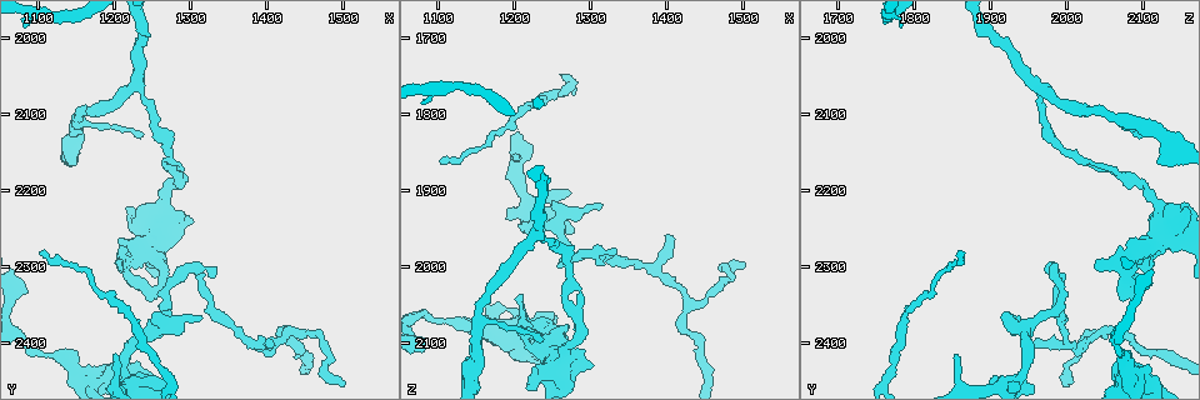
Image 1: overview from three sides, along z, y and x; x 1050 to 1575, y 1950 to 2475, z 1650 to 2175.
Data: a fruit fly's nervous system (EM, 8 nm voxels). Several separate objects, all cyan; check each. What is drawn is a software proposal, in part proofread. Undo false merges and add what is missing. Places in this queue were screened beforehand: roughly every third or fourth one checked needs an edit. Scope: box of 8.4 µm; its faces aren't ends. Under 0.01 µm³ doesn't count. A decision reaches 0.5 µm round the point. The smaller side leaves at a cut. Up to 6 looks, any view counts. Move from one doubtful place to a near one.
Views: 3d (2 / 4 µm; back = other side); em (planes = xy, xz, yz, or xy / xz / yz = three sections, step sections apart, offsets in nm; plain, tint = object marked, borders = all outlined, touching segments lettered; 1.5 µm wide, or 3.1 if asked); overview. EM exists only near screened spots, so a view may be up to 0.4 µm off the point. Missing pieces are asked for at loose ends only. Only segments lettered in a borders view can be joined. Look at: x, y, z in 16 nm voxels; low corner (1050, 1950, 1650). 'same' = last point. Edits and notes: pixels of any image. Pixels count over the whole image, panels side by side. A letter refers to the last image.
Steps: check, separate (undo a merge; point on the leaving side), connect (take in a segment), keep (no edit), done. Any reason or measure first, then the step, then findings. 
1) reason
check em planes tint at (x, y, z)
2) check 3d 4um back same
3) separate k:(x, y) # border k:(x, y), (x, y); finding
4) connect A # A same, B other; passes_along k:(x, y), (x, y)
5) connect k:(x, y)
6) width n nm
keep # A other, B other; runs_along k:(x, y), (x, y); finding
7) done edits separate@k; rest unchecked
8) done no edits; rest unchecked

narrows sharply
check em planes tint at (1100, 2415, 2075)

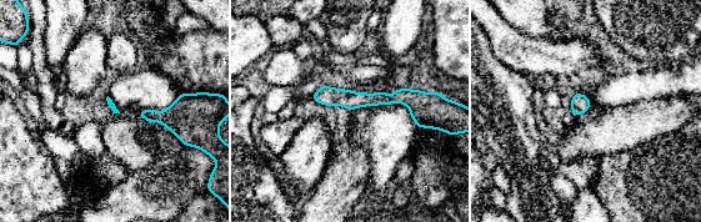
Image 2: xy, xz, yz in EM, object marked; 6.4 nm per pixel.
check em planes borders same

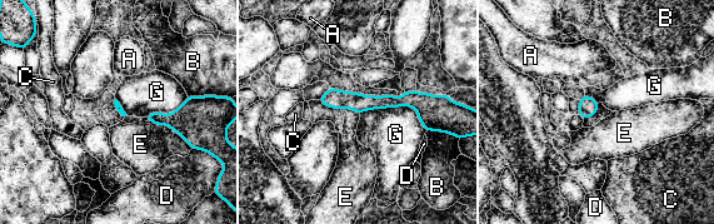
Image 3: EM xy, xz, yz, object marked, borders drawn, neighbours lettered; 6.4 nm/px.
width 50 nm
keep # A other, B other, C other, D other, E other, G other; all the same neuron

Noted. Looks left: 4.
three arms meet
check em planes borders at (1235, 2070, 1965)

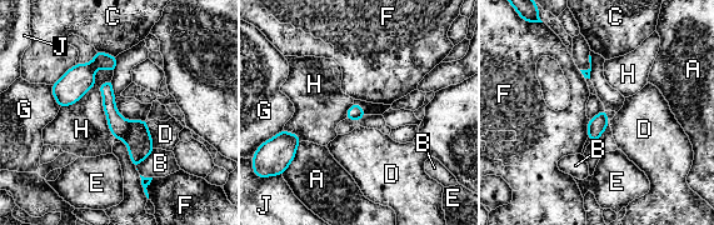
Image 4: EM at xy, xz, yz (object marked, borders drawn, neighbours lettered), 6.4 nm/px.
separate 4:(119, 126) # A other, B other, C other, D other, E other, F other, G other, H other, J other; a second neuron is stuck on

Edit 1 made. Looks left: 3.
check em xz step 8 tint at (1420, 2390, 2040)

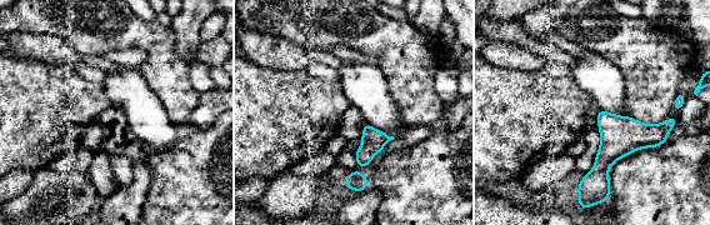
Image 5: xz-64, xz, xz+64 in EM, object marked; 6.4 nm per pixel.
check em planes borders same

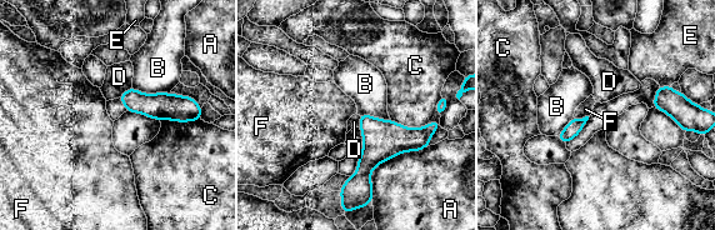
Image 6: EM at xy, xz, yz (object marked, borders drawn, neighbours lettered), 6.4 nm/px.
width 80 nm
keep # A other, B other, C other, D other, E other, F other; border 6:(589, 116), (574, 118); all the same neuron

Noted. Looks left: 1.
done edits separate@4; rest unchecked

